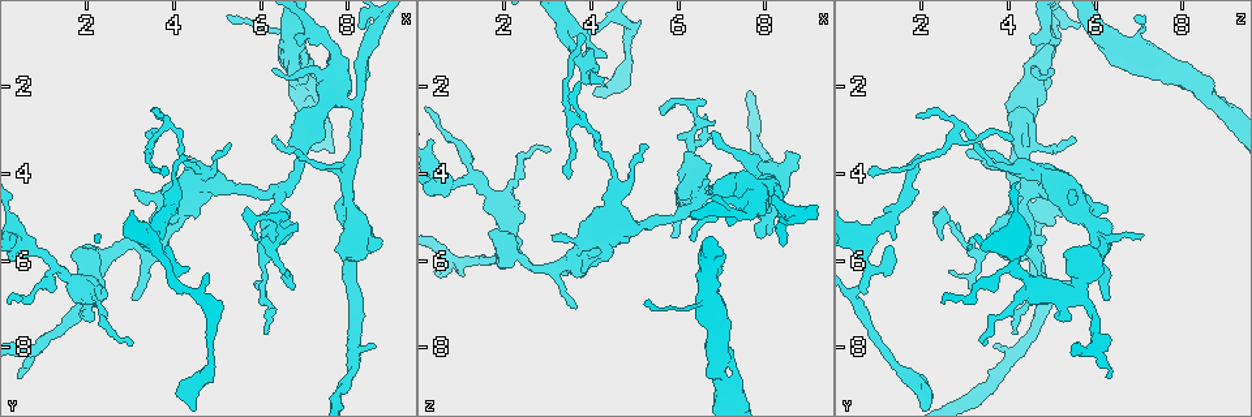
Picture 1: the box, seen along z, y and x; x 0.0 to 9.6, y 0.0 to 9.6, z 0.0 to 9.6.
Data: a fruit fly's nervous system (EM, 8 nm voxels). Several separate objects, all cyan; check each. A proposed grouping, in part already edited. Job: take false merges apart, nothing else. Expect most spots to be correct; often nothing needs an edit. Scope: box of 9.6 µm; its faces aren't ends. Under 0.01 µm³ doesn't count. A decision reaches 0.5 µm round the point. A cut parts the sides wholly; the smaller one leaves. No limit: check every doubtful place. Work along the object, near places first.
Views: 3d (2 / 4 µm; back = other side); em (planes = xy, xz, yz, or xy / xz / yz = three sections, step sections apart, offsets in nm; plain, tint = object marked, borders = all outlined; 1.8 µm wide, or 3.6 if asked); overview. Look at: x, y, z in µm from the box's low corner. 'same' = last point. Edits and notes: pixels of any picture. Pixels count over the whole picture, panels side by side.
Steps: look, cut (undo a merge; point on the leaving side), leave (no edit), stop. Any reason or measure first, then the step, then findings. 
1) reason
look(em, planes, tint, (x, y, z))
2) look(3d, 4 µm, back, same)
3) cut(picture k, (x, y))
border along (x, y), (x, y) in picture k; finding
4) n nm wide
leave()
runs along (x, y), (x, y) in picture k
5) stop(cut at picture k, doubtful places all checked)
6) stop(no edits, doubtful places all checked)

thick turns thin
look(em, 3.6 µm, xz, step 8, plain, (3.95, 5.05, 5.65))

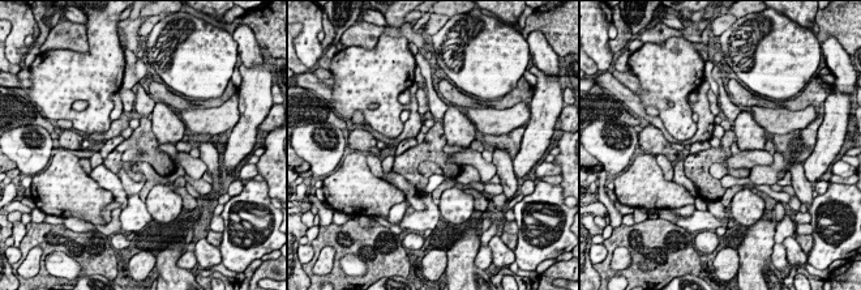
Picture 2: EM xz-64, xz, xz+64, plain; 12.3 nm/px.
look(em, 3.6 µm, xz, step 8, tint, same)

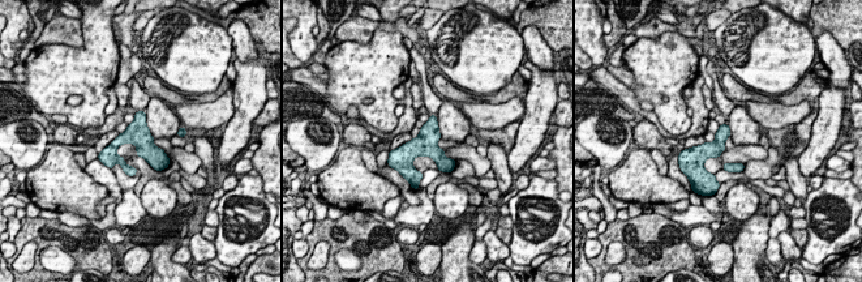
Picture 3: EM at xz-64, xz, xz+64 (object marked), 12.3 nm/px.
leave()
runs along (102, 156), (137, 139), (166, 162) in picture 3; one cell here

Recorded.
arms part here
look(3d, 2 µm, (3.25, 5.50, 6.15))

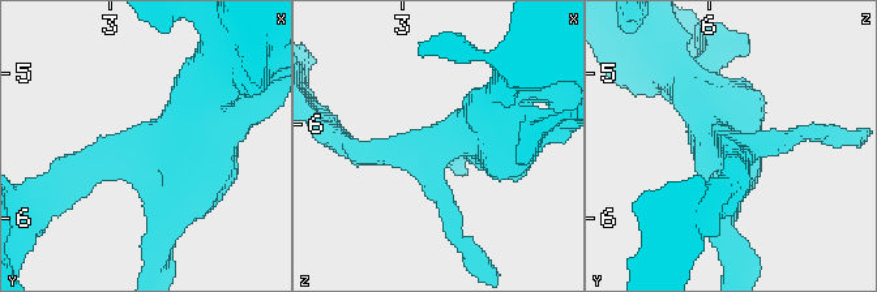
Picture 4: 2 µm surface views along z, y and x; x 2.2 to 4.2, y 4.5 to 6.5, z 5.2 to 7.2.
look(em, planes, borders, (3.26, 5.50, 6.14))

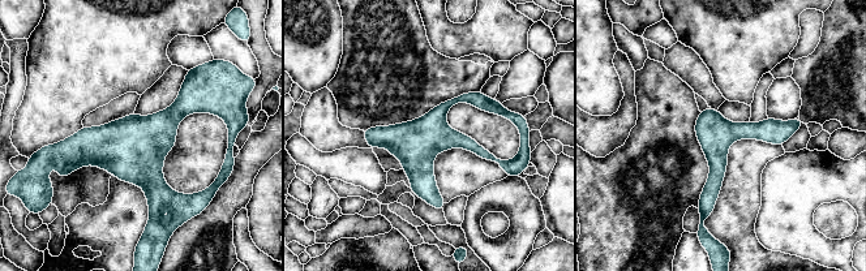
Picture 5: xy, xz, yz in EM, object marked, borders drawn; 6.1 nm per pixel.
leave()
runs along (365, 133), (455, 138), (502, 163) in picture 5; one cell here

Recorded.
look(em, planes, tint, (7.20, 3.05, 4.30))

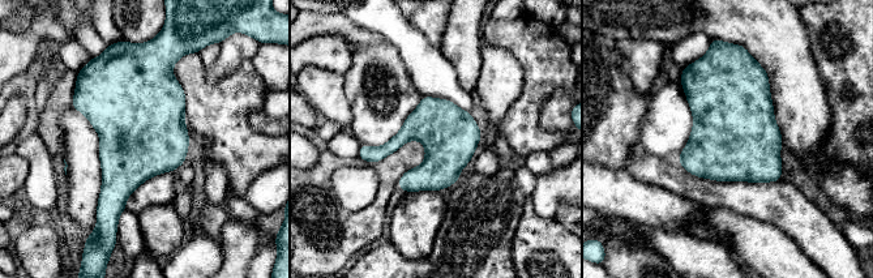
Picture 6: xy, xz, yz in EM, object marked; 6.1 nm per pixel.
leave()
one cell here

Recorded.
stop(no edits, doubtful places all checked)

